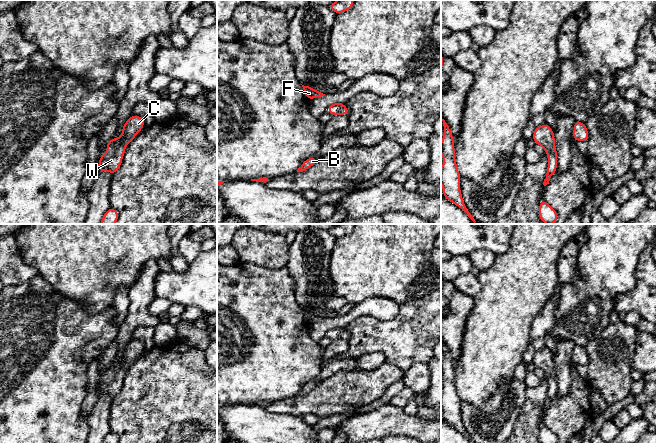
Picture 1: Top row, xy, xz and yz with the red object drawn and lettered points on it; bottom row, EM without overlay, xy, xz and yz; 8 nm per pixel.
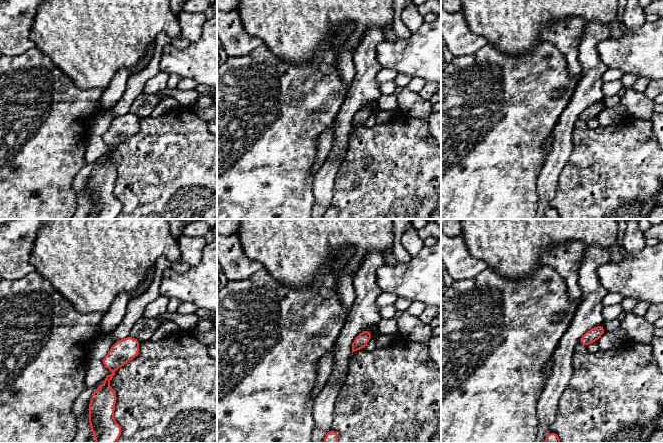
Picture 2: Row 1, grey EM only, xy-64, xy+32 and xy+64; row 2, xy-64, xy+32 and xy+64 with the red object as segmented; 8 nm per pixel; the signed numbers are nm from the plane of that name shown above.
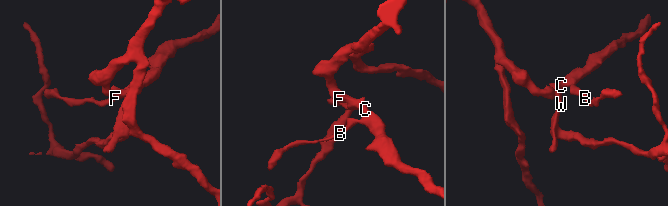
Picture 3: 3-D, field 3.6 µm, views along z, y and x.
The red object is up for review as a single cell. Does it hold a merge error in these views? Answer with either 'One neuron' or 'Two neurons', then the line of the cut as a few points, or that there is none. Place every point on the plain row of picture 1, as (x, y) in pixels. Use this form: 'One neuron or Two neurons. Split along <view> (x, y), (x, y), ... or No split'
One neuron. No split

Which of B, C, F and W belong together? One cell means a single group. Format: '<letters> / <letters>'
B C F W

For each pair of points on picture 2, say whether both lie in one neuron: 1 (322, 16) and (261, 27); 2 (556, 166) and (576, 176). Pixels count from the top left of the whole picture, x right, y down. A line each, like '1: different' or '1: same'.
1: same
2: different

